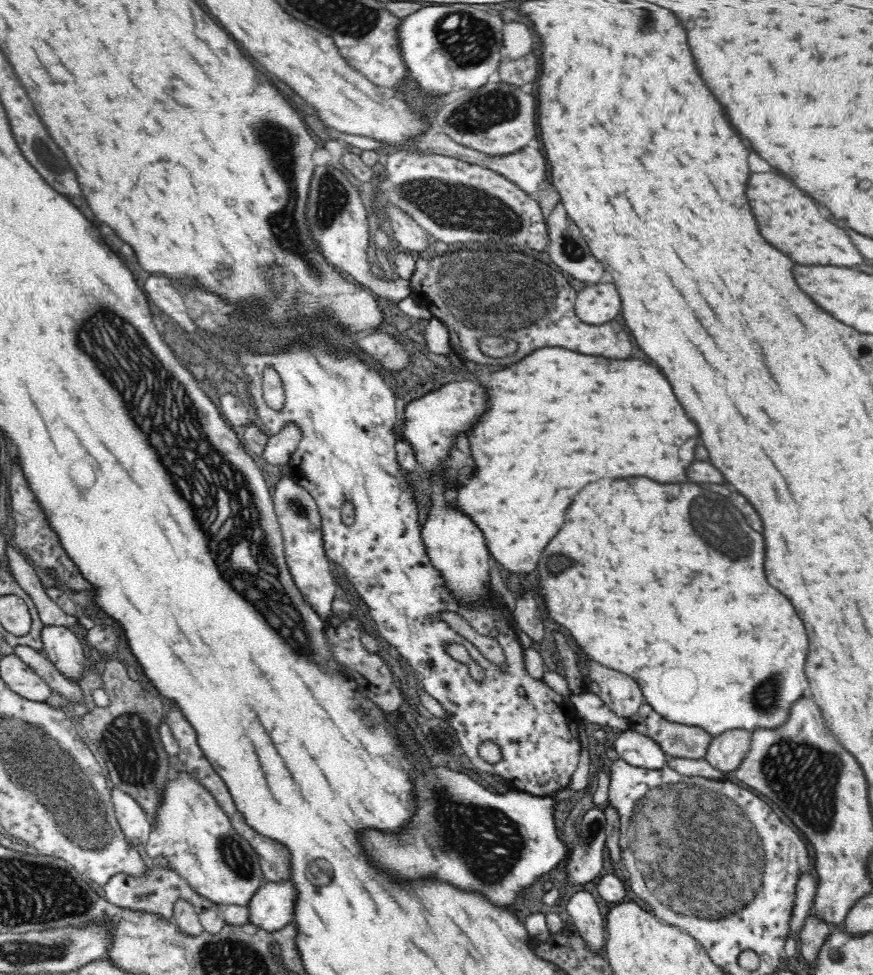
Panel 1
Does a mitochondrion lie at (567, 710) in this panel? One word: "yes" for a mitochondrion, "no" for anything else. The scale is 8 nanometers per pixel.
no

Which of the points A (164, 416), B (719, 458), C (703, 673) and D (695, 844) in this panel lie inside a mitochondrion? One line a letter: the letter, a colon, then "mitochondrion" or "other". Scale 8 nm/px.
A: mitochondrion
B: other
C: other
D: mitochondrion

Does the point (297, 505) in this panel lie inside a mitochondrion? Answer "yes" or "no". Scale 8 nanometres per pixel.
yes

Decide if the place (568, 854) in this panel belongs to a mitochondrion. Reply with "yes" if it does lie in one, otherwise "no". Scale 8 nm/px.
no

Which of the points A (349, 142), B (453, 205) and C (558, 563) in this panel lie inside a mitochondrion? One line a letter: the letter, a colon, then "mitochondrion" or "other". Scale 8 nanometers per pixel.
A: other
B: mitochondrion
C: mitochondrion

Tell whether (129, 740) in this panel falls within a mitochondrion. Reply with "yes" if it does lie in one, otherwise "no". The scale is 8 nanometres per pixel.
yes

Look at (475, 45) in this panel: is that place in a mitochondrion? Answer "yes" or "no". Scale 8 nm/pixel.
yes

